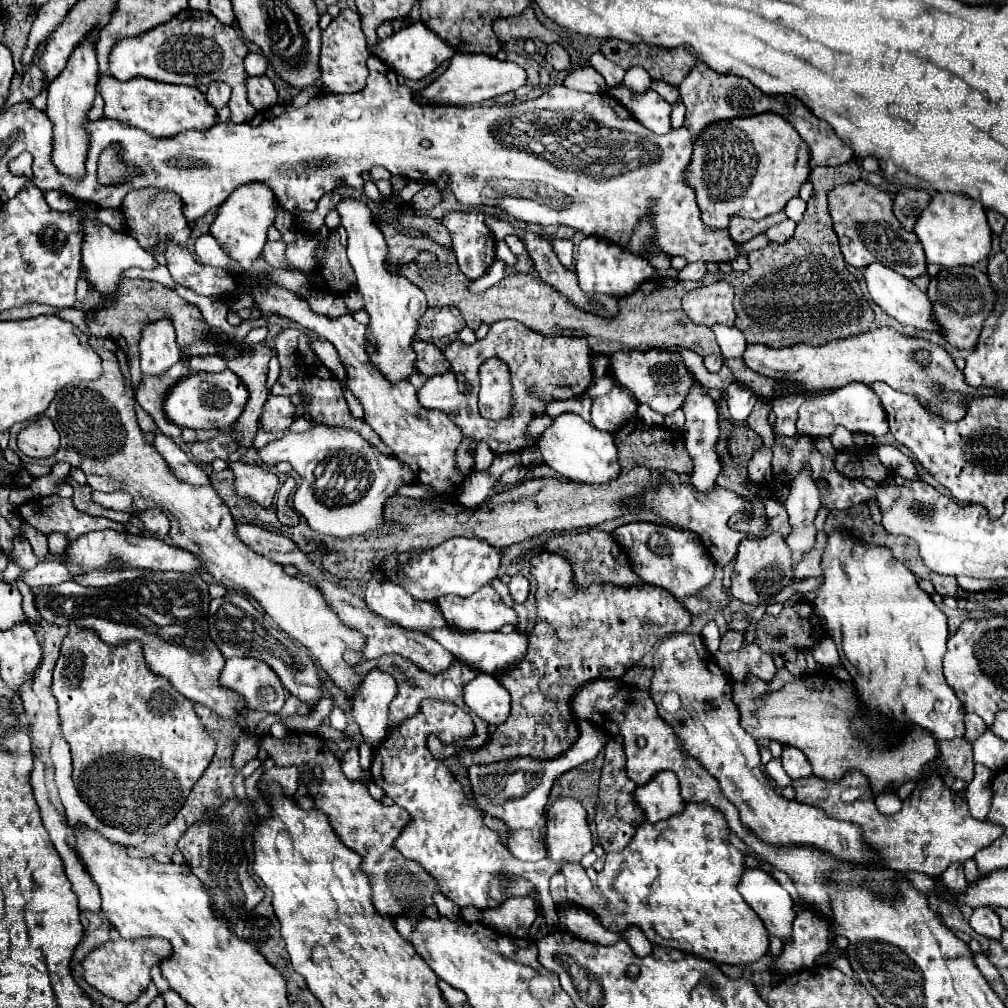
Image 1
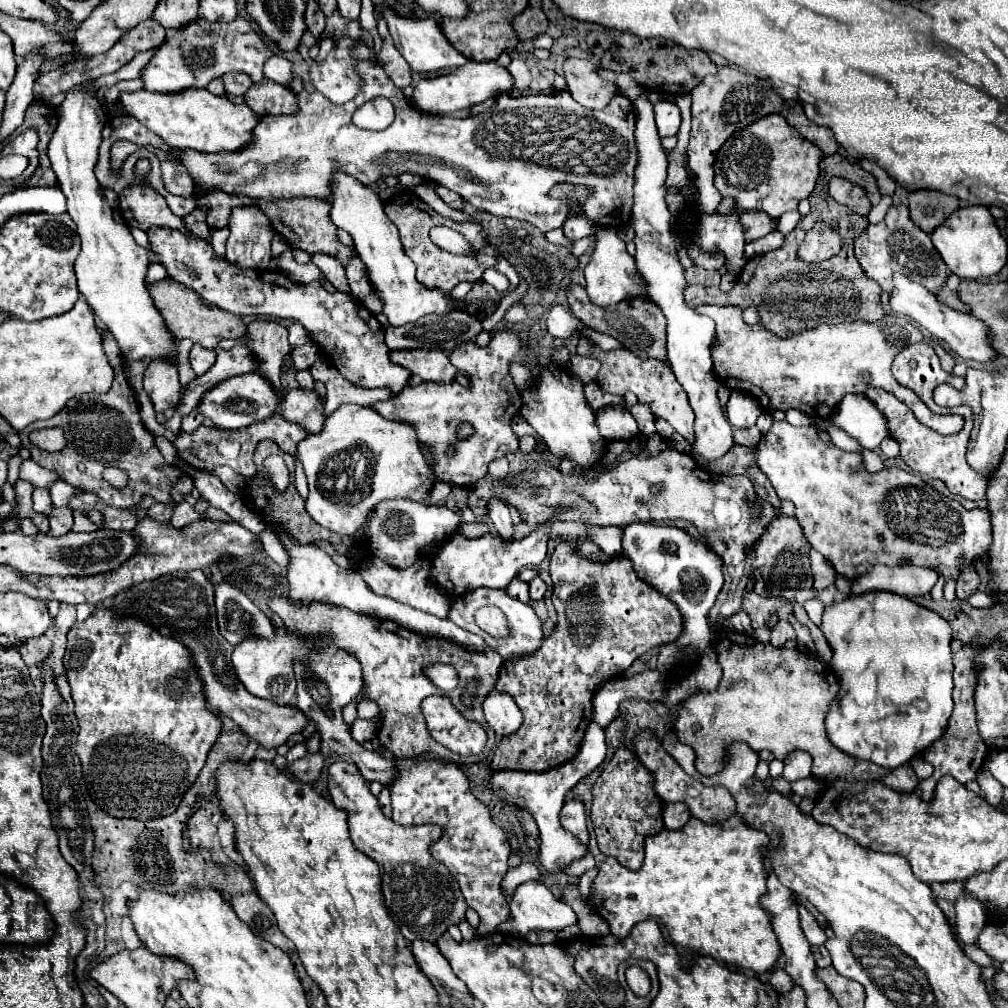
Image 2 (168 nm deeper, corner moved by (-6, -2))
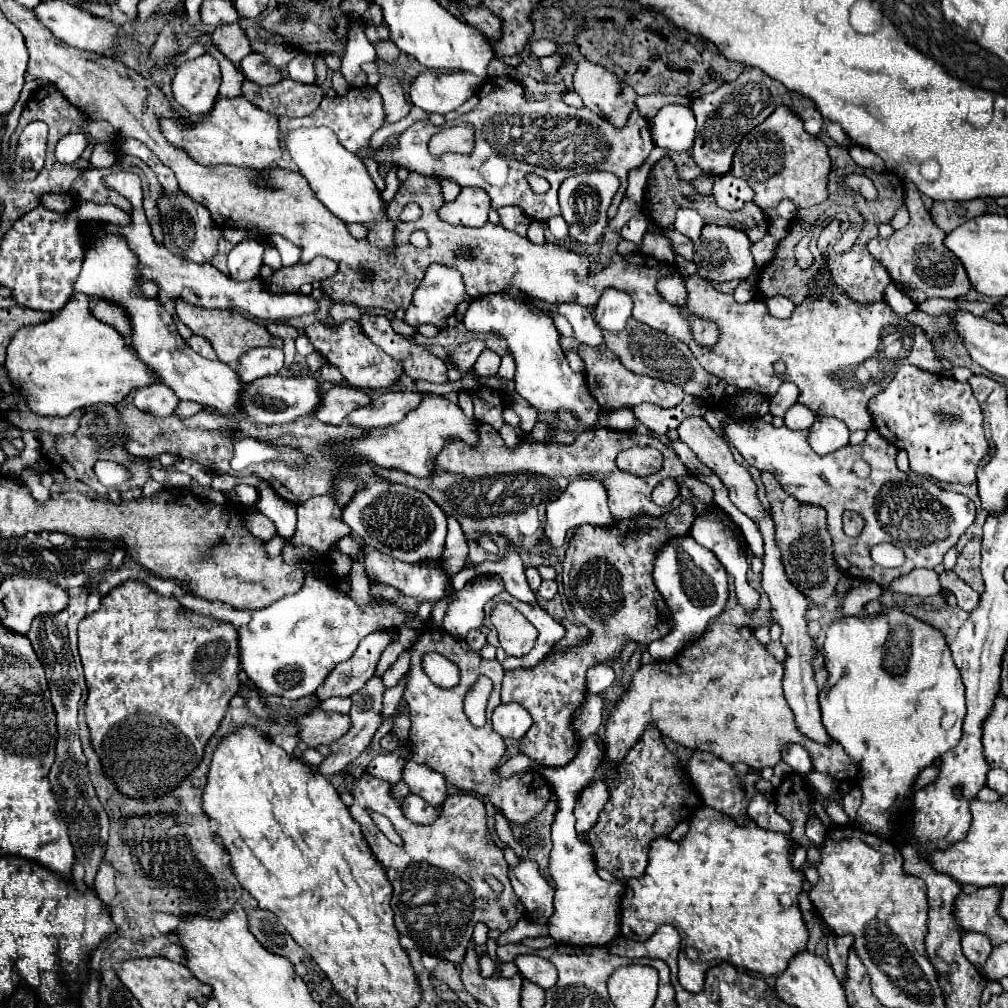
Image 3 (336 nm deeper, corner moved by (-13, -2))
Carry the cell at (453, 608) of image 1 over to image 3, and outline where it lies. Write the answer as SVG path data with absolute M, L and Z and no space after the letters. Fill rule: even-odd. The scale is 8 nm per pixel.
M502 591L502 593L496 595L494 599L490 599L490 601L484 605L484 613L486 613L484 625L490 629L490 633L488 633L488 643L492 643L492 645L498 649L496 659L500 661L500 665L502 665L504 669L534 667L536 663L540 663L540 661L548 655L548 651L550 651L550 649L558 643L558 639L564 635L564 627L562 627L556 619L552 619L540 605L522 603L522 601L514 599L508 591ZM498 601L512 603L512 605L514 605L526 619L530 619L532 625L538 629L536 645L534 645L534 649L532 649L528 655L524 655L524 657L510 657L510 655L506 655L504 649L500 647L500 643L498 643L498 639L496 639L496 631L494 631L494 627L492 627L490 619L488 619L488 615L490 615L490 605L494 605L494 603L498 603Z

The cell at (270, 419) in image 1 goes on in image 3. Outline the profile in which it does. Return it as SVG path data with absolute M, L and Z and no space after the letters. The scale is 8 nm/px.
M334 385L330 391L322 393L320 405L312 413L318 421L330 423L330 425L340 425L342 419L352 413L358 407L364 407L370 403L370 397L354 387L342 387Z

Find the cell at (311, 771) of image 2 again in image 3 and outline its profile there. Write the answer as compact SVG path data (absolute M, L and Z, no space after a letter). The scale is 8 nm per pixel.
M372 677L360 691L356 691L356 695L352 695L352 709L350 709L350 731L346 735L342 735L340 739L336 739L336 743L330 745L330 755L324 757L324 761L318 765L318 771L322 775L334 775L342 769L346 769L368 745L370 739L374 735L374 731L380 727L380 709L382 709L382 679L380 677Z

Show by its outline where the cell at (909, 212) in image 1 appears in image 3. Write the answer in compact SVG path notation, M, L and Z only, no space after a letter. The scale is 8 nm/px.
M982 199L974 201L934 201L930 215L932 221L946 233L954 231L958 225L986 213L986 203Z

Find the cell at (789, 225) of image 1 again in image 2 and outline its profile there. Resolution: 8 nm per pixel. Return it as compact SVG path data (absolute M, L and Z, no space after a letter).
M771 231L769 235L747 243L745 245L745 255L747 255L747 259L753 259L757 255L765 255L765 253L781 247L781 243L783 243L783 235L779 231Z

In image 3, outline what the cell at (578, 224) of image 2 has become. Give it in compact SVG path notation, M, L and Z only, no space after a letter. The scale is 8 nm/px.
M594 171L594 173L582 173L582 175L574 175L564 179L564 183L558 189L558 199L560 199L560 207L562 207L562 217L570 227L570 237L592 245L596 243L606 229L606 209L610 207L610 201L618 189L620 181L616 179L616 175L612 173L604 173L604 171Z

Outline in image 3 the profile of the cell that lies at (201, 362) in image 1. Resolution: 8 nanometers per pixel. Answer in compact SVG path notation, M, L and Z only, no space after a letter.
M190 337L190 339L186 339L186 343L198 353L198 355L202 355L204 359L216 359L216 353L214 353L214 349L212 349L212 345L204 339L204 337Z

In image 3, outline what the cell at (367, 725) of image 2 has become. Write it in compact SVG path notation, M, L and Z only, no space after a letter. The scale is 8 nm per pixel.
M396 685L396 687L392 687L392 689L388 689L384 693L384 707L382 707L384 713L382 713L382 721L394 717L394 711L396 711L400 699L402 699L402 687L400 685Z

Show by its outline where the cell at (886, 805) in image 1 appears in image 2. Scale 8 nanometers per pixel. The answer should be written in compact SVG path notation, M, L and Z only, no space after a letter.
M903 765L903 767L897 767L893 771L889 771L885 777L883 777L883 783L899 793L913 793L915 787L917 787L917 775L913 773L911 765Z

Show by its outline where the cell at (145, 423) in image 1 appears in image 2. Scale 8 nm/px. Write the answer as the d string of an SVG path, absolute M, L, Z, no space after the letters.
M163 279L159 283L149 285L149 293L157 305L157 309L163 313L165 323L173 335L177 335L177 341L191 339L193 343L199 343L207 349L217 349L221 339L243 339L247 335L247 325L241 317L229 315L229 311L221 311L219 307L213 307L211 303L205 303L195 291L189 291L189 287L181 287L173 279Z

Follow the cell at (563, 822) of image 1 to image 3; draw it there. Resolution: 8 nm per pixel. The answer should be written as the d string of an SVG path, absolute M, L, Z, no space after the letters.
M604 781L592 783L580 793L580 799L576 801L576 807L574 807L578 833L588 833L594 827L600 807L604 807L606 799L608 799L608 791L606 791Z

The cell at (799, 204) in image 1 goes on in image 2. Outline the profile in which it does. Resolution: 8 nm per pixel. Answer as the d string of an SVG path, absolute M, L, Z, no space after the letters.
M787 211L787 213L783 213L783 215L777 219L777 231L783 233L783 235L791 233L791 231L795 229L799 217L801 217L799 211Z

